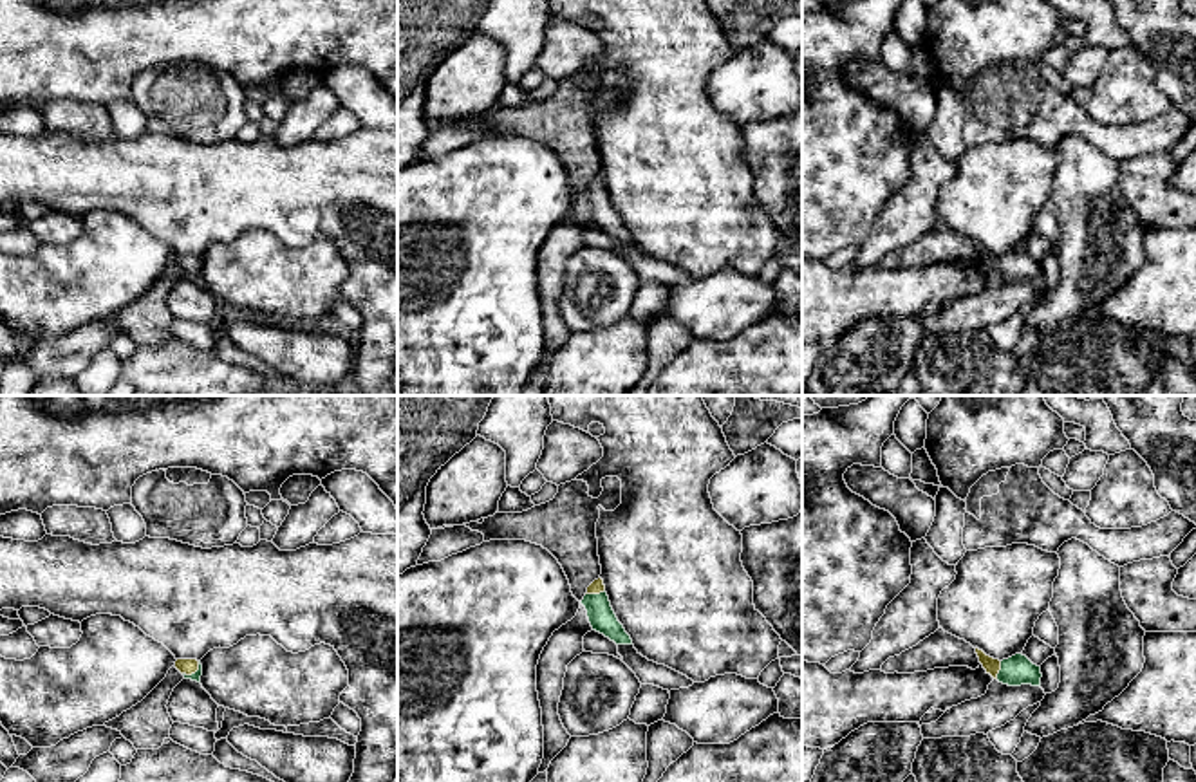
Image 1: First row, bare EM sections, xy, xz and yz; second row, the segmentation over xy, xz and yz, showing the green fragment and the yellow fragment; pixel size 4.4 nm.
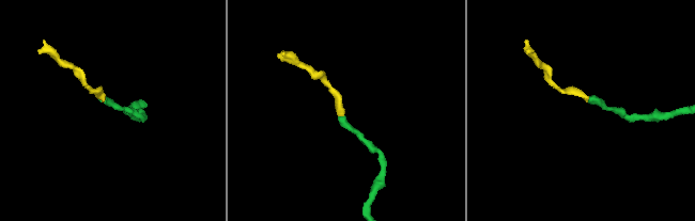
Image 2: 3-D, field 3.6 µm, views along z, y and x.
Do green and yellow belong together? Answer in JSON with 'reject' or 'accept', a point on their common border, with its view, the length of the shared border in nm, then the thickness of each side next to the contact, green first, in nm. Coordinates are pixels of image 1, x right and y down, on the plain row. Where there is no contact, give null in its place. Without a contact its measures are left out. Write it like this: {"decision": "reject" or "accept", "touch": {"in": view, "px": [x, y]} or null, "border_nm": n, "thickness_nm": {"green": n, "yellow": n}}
{"decision": "accept", "touch": {"in": "xz", "px": [595, 190]}, "border_nm": 90, "thickness_nm": {"green": 120, "yellow": 60}}

